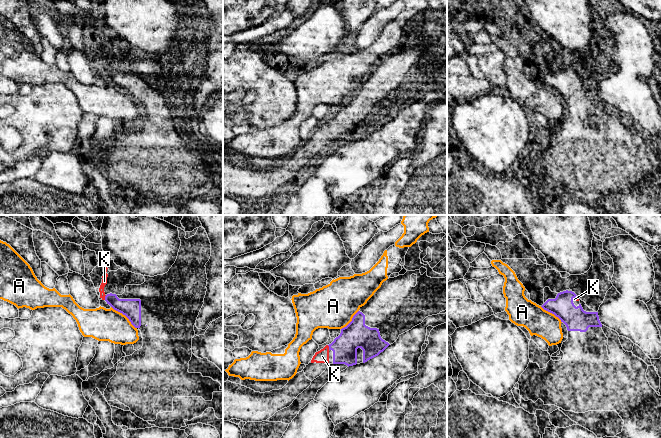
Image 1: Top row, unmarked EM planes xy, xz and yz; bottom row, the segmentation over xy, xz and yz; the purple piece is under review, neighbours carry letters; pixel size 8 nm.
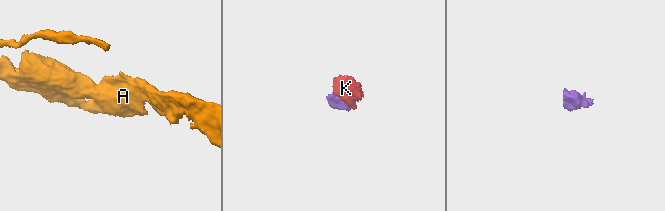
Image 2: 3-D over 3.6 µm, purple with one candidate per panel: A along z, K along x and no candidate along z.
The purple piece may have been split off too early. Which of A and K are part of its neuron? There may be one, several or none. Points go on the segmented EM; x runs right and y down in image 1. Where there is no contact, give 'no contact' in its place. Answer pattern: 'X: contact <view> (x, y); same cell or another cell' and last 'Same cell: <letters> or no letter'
A: contact xy (124, 314); another cell
K: contact xy (105, 297); same cell
Same cell: K

